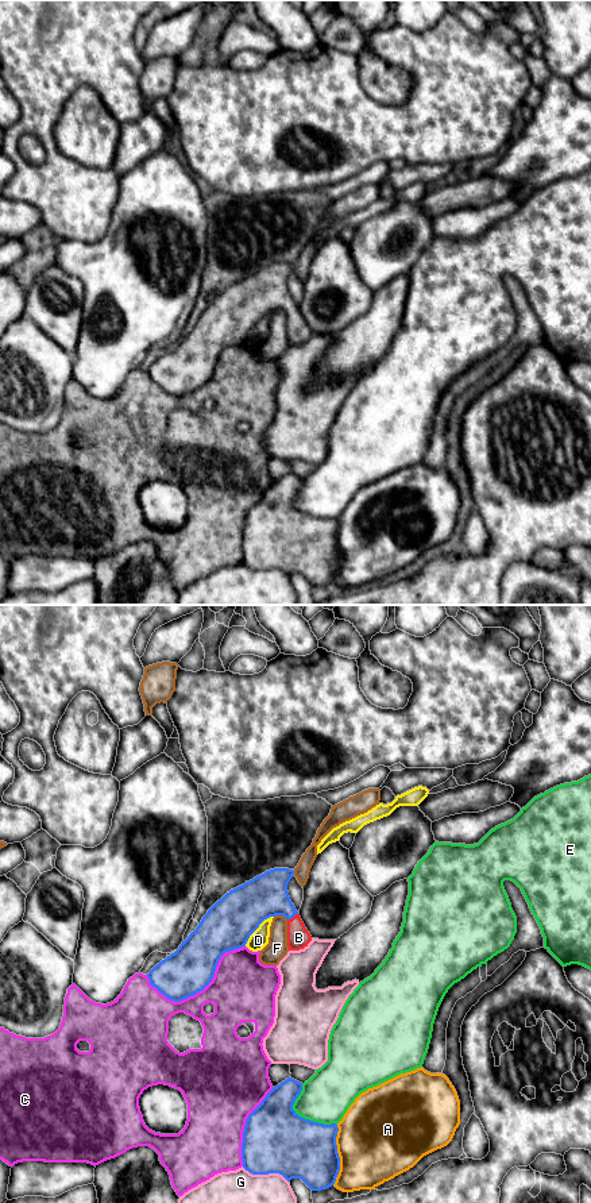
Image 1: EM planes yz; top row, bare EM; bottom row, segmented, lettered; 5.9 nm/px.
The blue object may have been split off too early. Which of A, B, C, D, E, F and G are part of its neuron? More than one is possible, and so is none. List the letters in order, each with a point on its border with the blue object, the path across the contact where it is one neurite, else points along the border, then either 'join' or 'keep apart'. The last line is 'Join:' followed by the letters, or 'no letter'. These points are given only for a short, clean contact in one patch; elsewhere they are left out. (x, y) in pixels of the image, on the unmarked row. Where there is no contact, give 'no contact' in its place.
A: contact yz (338, 550); keep apart
B: contact yz (292, 312); way yz (266, 290), (274, 295), (292, 312), (298, 332); join
C: contact yz (200, 385); keep apart
D: contact yz (258, 322); keep apart
E: contact yz (301, 512); keep apart
F: contact yz (281, 309); keep apart
G: contact yz (265, 569); keep apart
Join: B

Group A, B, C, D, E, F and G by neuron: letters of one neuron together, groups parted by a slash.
A / B / C / D / E / F / G

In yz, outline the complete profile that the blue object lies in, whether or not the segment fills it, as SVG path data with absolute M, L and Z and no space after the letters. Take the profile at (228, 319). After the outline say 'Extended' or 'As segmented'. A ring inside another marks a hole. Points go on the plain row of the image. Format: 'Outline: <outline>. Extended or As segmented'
Outline: M274 263L227 288L208 305L196 325L182 336L179 343L147 369L150 379L174 397L196 390L212 377L220 352L225 347L243 343L259 320L275 311L283 311L287 315L289 346L300 346L308 342L312 331L291 298L287 286L293 270L293 265Z. Extended

